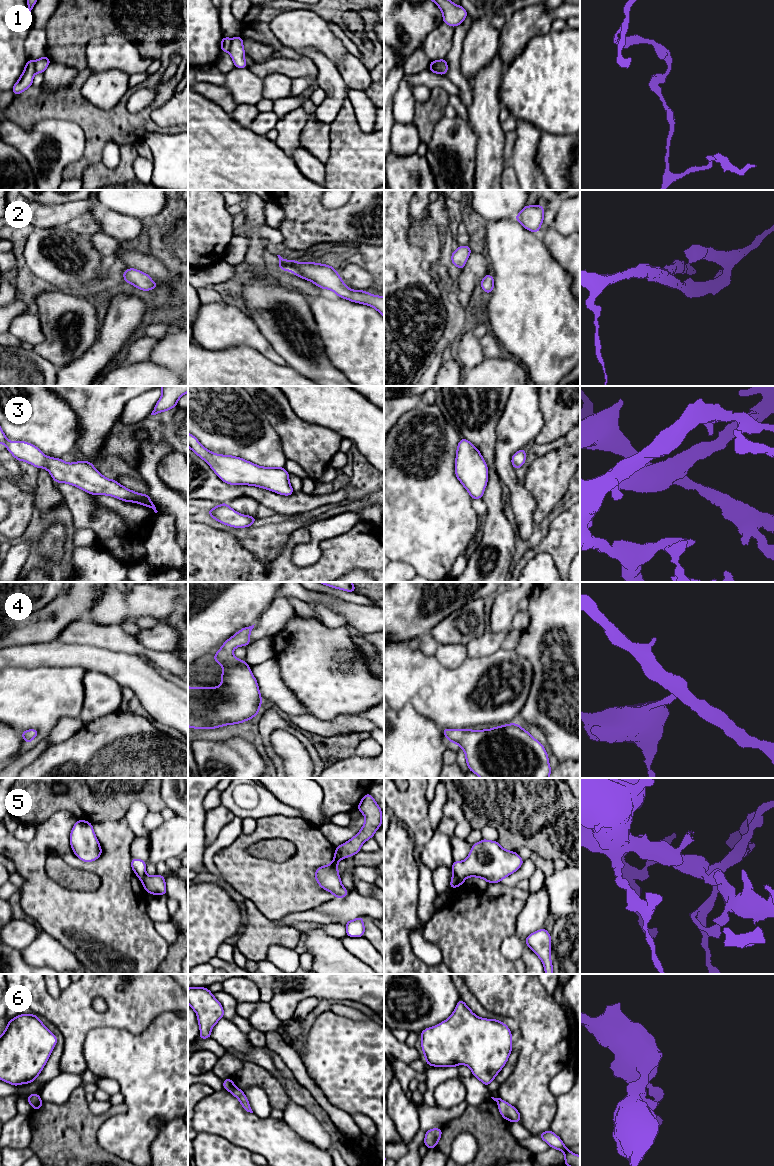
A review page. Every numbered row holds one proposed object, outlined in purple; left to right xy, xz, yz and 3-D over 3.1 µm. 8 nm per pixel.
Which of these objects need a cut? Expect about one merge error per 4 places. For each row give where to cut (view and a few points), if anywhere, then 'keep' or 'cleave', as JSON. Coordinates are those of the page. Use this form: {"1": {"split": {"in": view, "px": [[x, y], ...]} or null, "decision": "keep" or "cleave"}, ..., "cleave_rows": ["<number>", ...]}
{"1": {"split": {"in": "xz", "px": [[232, 39], [228, 51]]}, "decision": "cleave"}, "2": {"split": null, "decision": "keep"}, "3": {"split": null, "decision": "keep"}, "4": {"split": null, "decision": "keep"}, "5": {"split": {"in": "xz", "px": [[336, 848], [342, 858]]}, "decision": "cleave"}, "6": {"split": {"in": "xz", "px": [[236, 1087], [230, 1091]]}, "decision": "cleave"}, "cleave_rows": ["1", "5", "6"]}

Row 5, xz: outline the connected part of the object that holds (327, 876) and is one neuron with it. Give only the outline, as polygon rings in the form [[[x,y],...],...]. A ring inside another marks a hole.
[[[335,848],[334,858],[329,865],[323,865],[315,870],[315,880],[319,886],[329,891],[335,898],[344,898],[349,892],[342,885],[338,872],[338,862],[341,860],[340,852]]]

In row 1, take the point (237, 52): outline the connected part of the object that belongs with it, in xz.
[[[243,37],[232,38],[229,54],[234,62],[235,68],[248,68],[244,58],[245,50],[243,47]]]

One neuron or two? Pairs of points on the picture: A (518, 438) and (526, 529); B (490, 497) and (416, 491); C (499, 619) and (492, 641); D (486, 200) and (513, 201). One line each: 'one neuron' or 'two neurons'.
A: one neuron
B: two neurons
C: two neurons
D: one neuron

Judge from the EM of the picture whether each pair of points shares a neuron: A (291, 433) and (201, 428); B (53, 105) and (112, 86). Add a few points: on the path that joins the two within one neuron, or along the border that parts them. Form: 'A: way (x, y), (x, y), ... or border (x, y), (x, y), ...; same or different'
A: border (263, 413), (278, 435), (282, 451), (285, 454); different
B: border (80, 89), (84, 97), (103, 109); different

